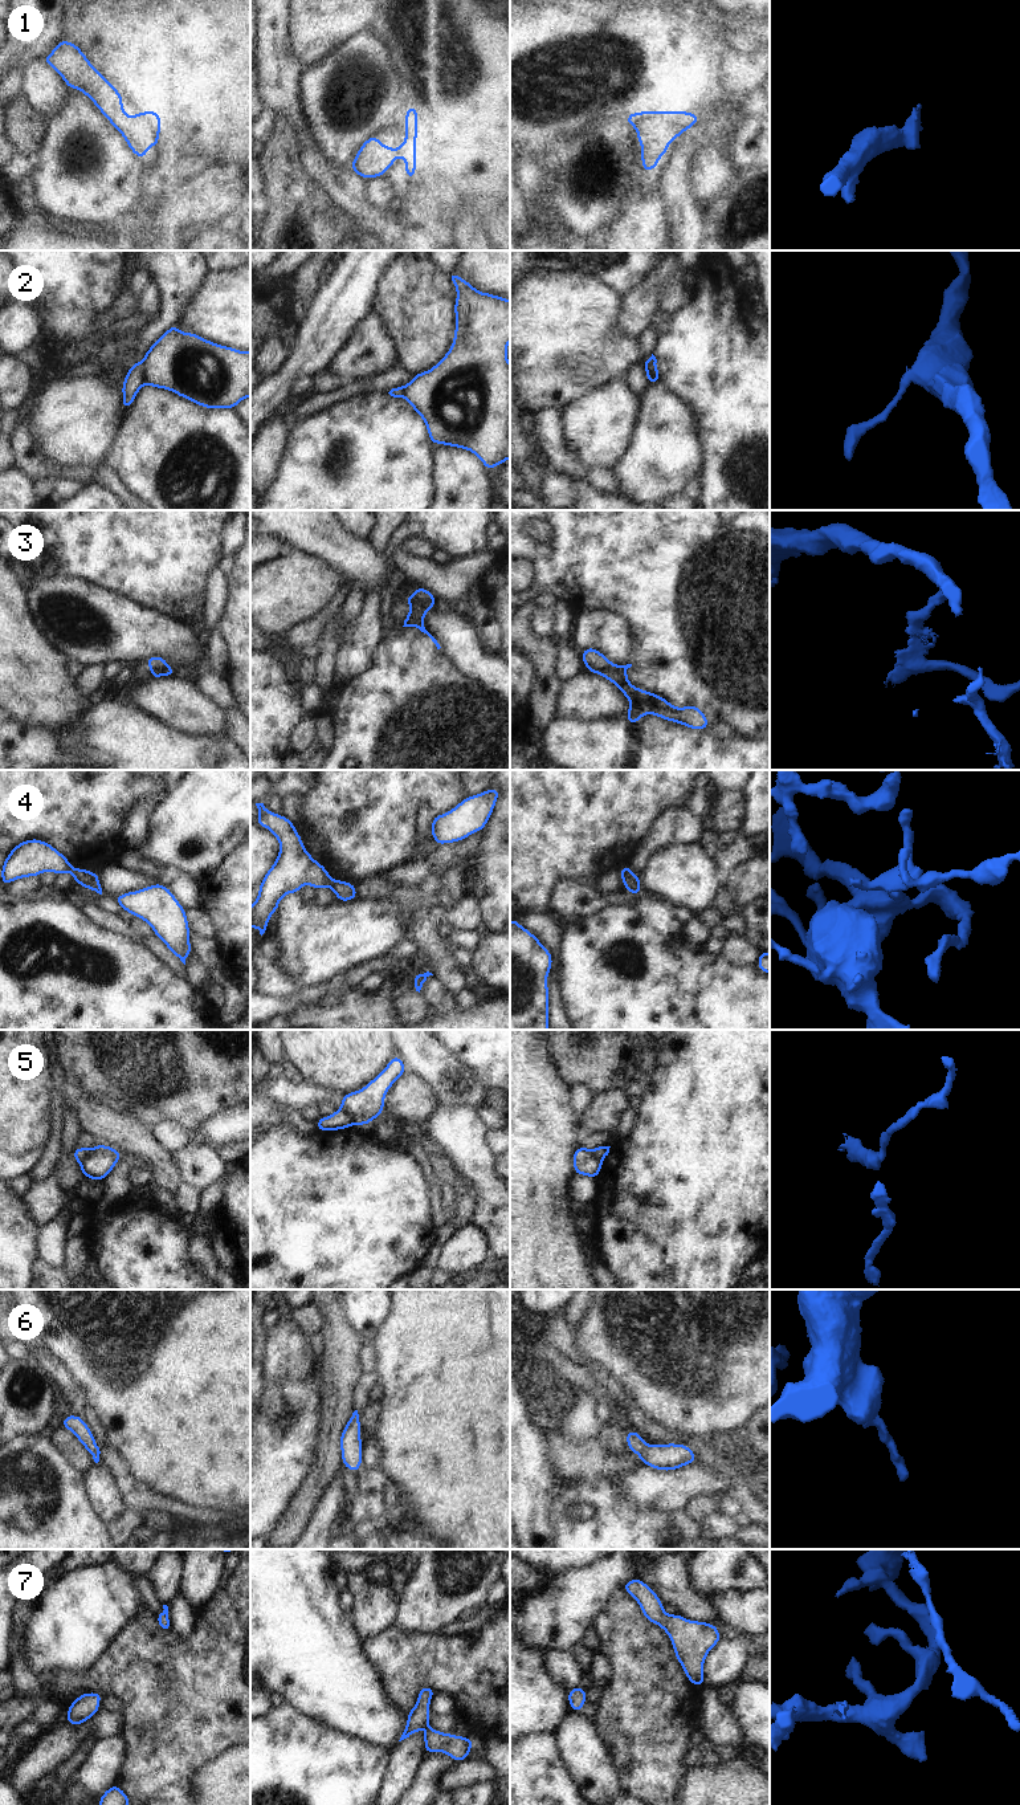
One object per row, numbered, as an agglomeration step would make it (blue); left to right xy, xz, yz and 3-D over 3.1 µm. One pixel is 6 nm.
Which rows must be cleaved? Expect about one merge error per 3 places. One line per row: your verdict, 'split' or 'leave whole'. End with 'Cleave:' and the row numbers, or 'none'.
1: leave whole
2: split
3: split
4: split
5: split
6: leave whole
7: leave whole
Cleave: 2, 3, 4, 5

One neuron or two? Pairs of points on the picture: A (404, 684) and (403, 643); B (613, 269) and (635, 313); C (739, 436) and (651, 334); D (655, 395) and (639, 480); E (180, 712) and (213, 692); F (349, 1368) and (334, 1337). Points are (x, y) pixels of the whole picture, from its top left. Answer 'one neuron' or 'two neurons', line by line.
A: one neuron
B: two neurons
C: two neurons
D: one neuron
E: two neurons
F: one neuron

